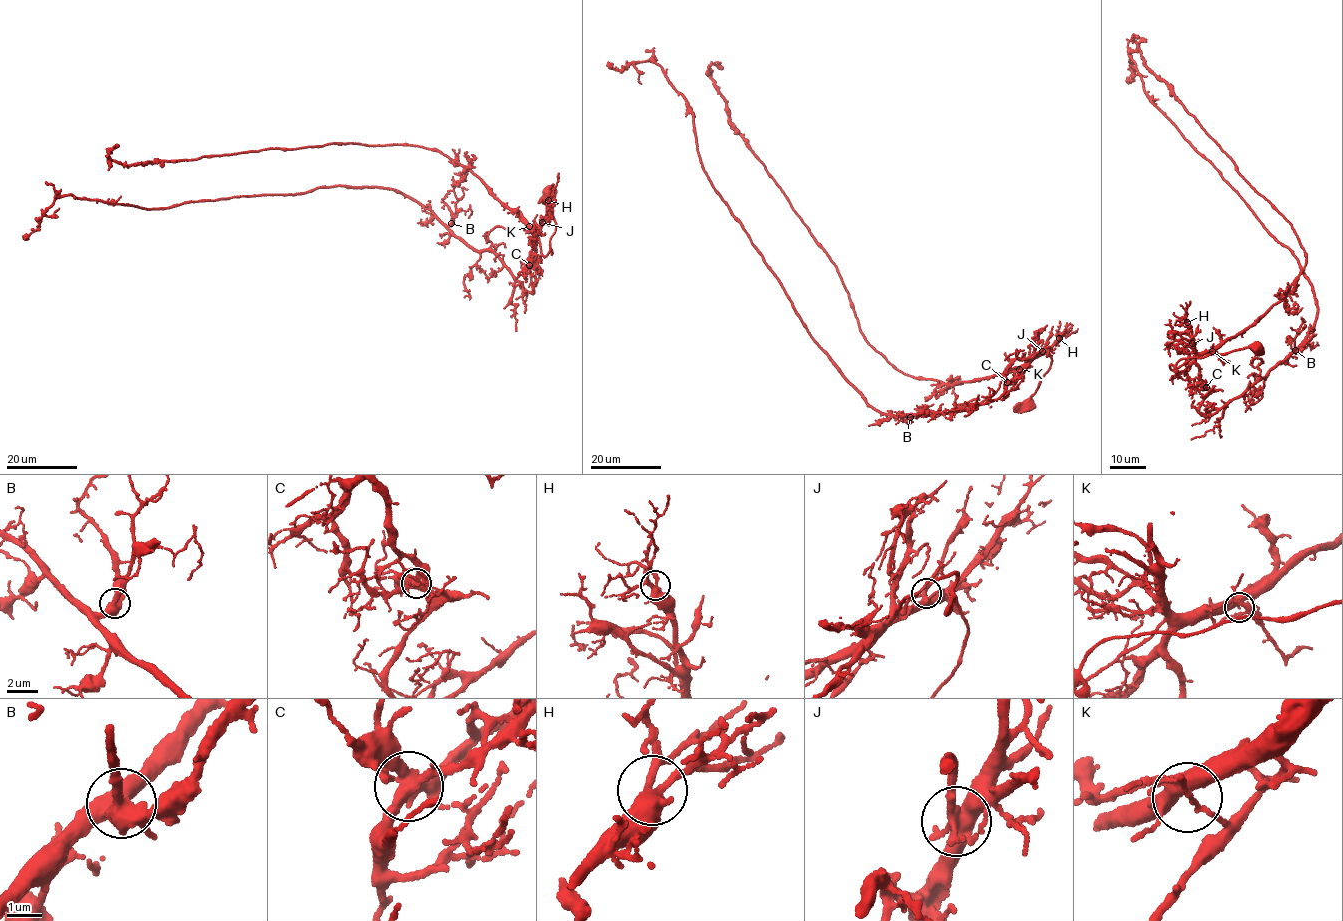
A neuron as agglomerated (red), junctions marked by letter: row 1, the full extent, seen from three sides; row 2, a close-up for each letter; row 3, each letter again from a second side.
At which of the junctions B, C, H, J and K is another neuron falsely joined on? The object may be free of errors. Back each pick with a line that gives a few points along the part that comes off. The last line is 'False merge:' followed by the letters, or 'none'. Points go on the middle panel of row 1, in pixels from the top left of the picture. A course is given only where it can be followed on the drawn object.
C: course (1007, 382), (954, 412), (867, 406), (713, 186), (684, 97), (659, 65), (608, 62)
False merge: C

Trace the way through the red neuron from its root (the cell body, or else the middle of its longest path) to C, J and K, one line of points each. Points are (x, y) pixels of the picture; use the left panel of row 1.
C: (548, 192), (546, 195), (551, 201), (555, 230), (549, 253), (544, 256), (536, 235), (535, 257), (529, 265)
J: (548, 192), (546, 195), (551, 201), (556, 226), (549, 253), (544, 256), (538, 234), (542, 222)
K: (548, 192), (546, 195), (551, 201), (556, 226), (549, 253), (545, 256), (537, 234), (529, 226)

